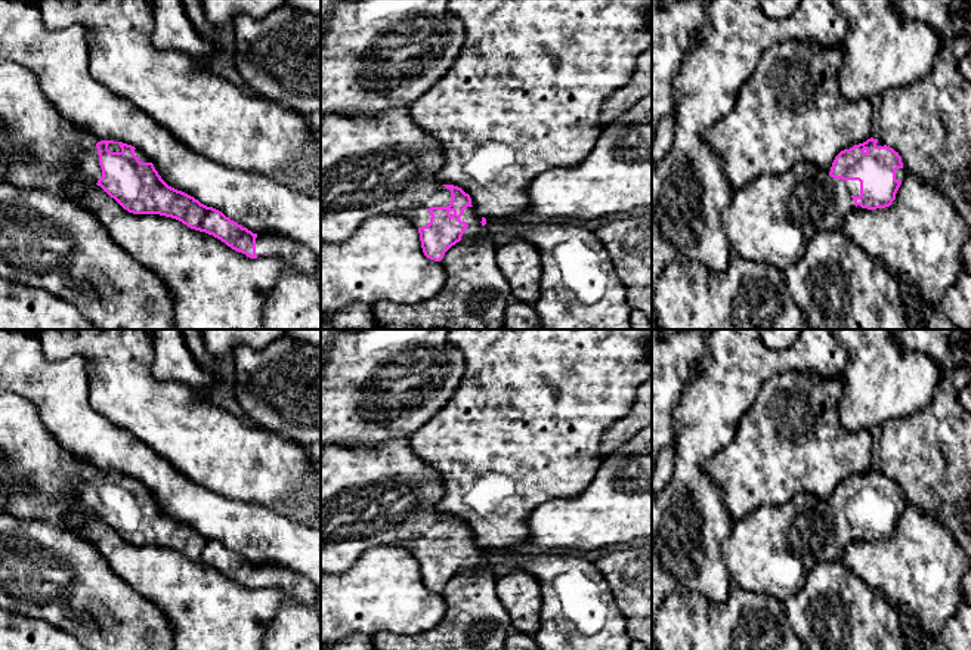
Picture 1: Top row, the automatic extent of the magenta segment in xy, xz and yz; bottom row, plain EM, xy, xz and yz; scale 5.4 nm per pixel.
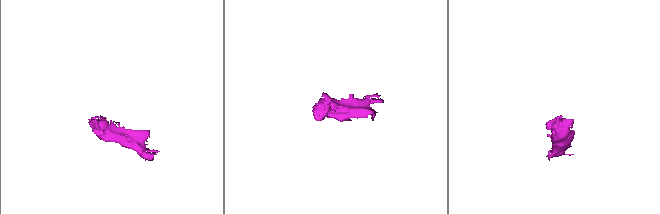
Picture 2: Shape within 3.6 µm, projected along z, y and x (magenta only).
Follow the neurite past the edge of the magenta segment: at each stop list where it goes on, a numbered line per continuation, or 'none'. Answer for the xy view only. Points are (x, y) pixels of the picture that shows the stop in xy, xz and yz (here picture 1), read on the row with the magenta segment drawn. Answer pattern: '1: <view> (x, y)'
1: xy (40, 149)

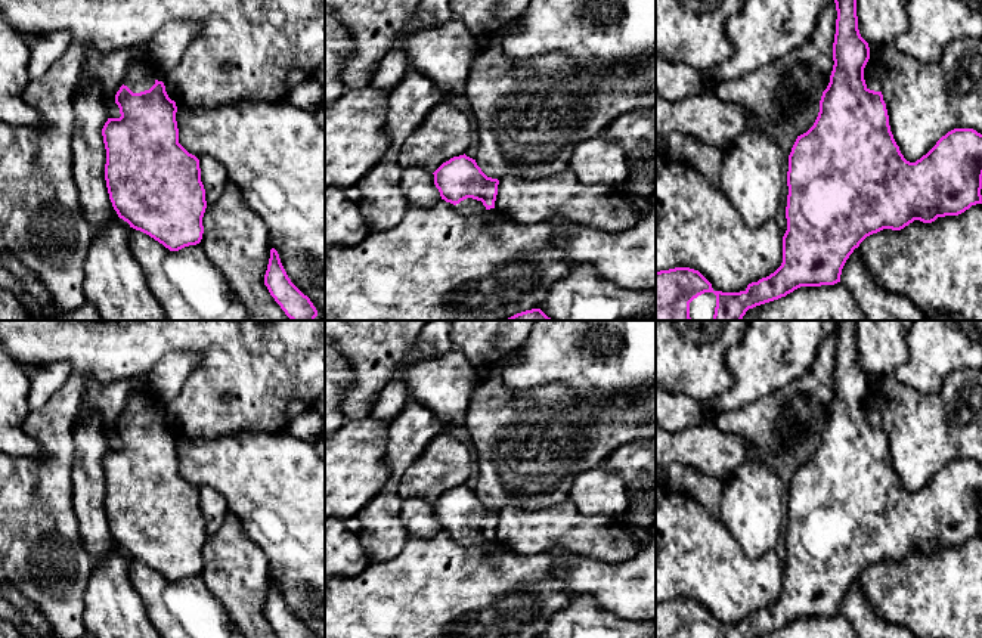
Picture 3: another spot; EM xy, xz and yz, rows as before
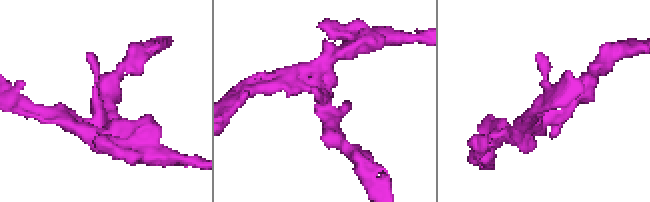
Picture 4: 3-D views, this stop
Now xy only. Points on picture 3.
1: xy (138, 79)

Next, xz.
1: xz (467, 207)

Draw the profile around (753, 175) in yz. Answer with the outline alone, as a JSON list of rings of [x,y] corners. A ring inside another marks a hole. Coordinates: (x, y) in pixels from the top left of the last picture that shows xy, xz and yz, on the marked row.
[[[747,130],[724,155],[719,188],[741,220],[750,227],[772,220],[789,171],[789,157],[774,136],[763,130]]]

